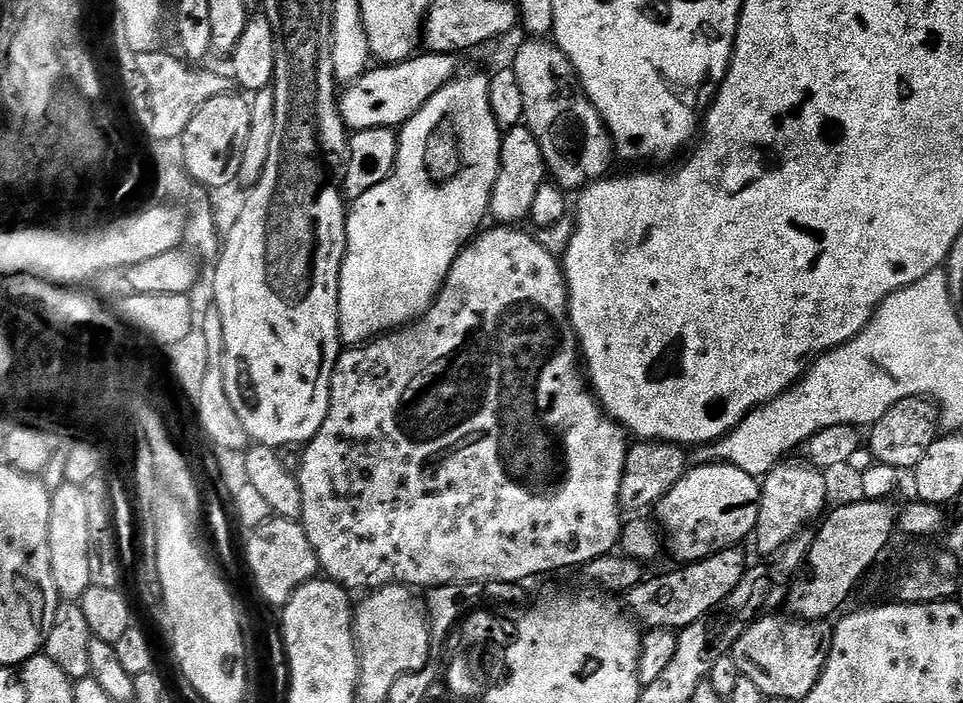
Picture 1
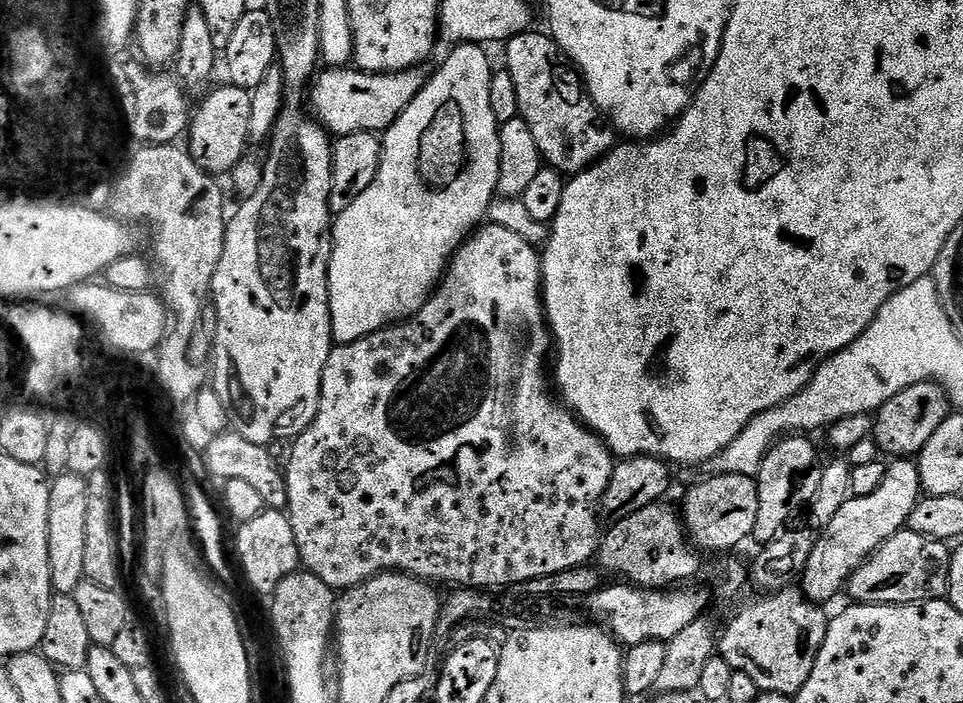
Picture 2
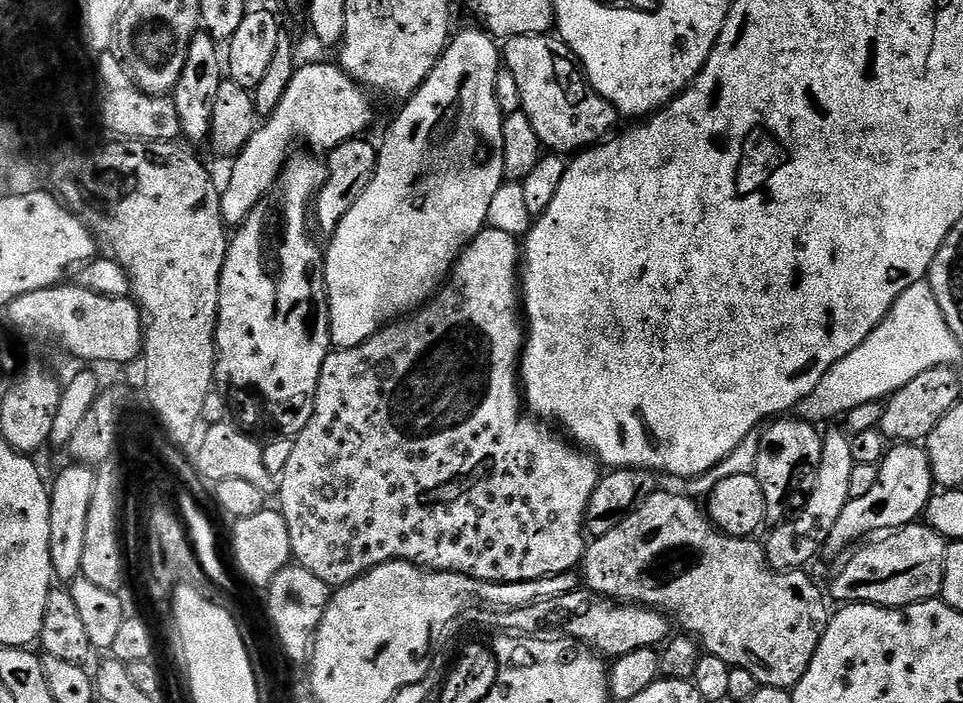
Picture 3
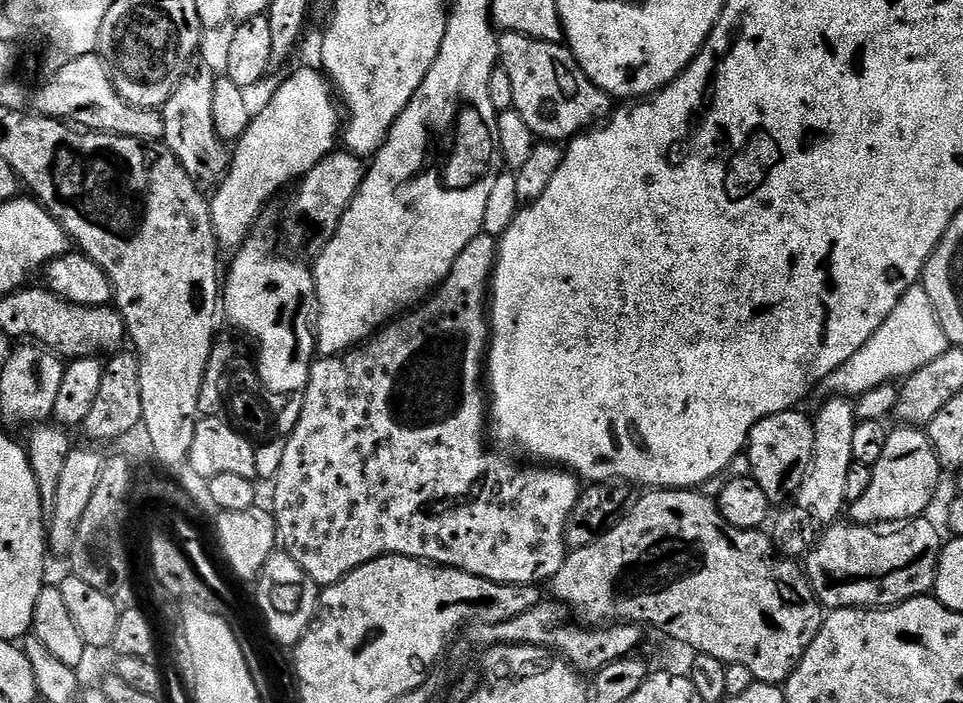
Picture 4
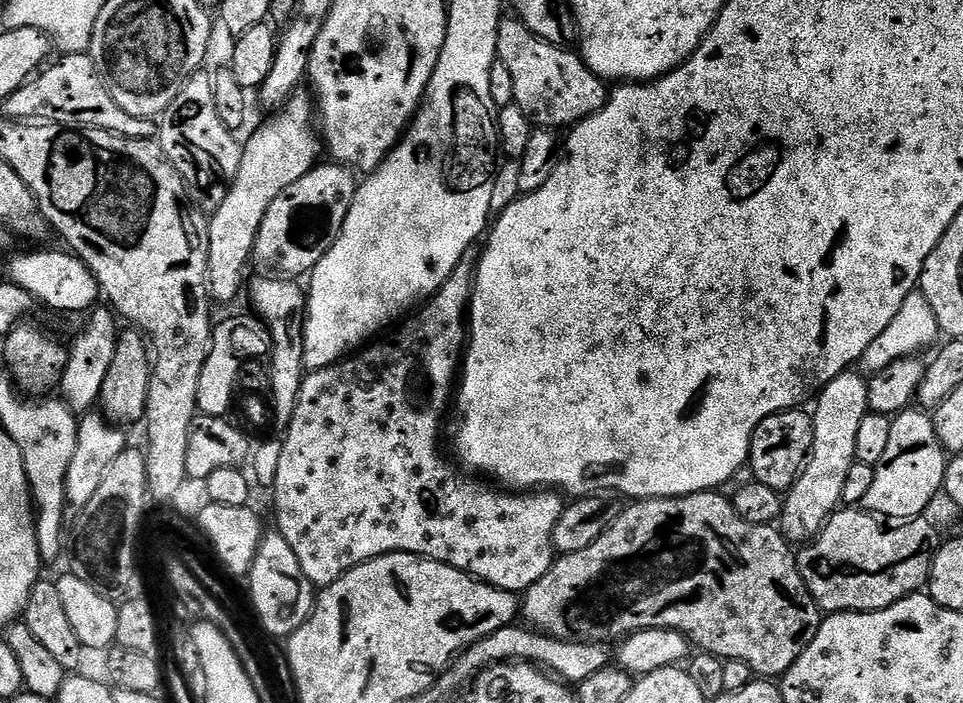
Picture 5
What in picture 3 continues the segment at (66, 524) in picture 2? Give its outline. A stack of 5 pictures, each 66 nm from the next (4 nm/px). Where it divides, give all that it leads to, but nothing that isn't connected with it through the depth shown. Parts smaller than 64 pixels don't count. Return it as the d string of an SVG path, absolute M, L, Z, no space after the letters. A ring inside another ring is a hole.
M75 462L69 463L69 468L64 468L56 476L56 481L51 481L50 495L50 562L52 574L57 581L71 582L80 575L82 570L82 549L86 543L86 518L90 515L90 501L94 498L95 471L91 467Z

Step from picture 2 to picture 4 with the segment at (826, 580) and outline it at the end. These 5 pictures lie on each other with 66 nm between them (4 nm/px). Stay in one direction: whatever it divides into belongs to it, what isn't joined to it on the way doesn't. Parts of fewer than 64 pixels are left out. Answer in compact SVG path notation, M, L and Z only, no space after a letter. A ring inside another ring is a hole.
M916 426L893 427L886 438L886 450L882 454L882 458L878 458L878 462L871 465L871 470L870 490L866 490L866 494L862 494L862 498L851 501L852 516L850 516L850 520L853 524L888 526L893 522L907 522L923 517L927 513L924 511L931 506L932 499L936 496L936 487L939 486L940 475L942 475L940 463L934 454L927 431Z

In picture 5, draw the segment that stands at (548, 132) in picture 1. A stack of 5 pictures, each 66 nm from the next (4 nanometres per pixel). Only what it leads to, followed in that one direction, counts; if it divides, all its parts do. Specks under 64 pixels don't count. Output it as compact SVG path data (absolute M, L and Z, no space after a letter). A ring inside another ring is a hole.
M501 19L496 55L514 78L515 104L541 129L571 129L573 124L602 110L608 101L609 85L590 71L575 51L538 38L518 19Z

